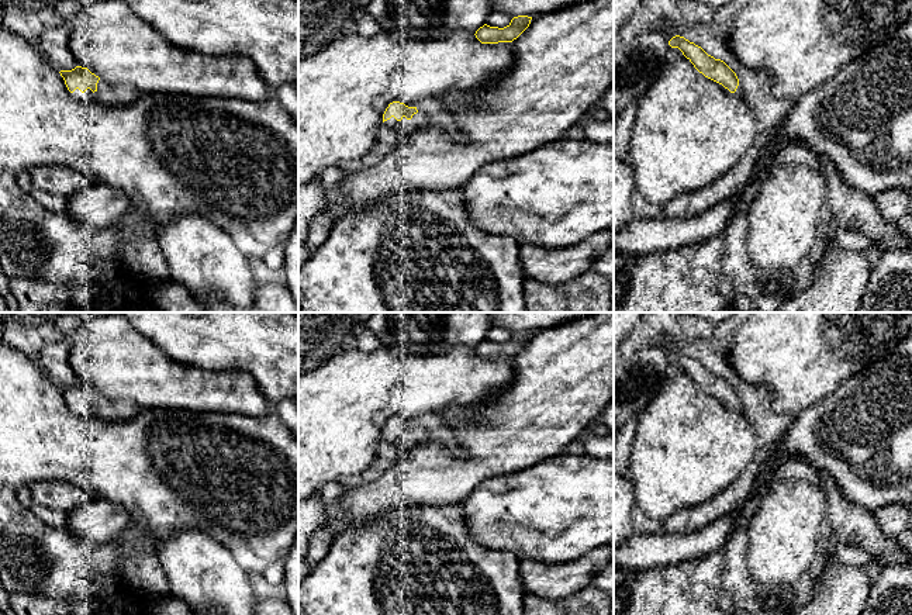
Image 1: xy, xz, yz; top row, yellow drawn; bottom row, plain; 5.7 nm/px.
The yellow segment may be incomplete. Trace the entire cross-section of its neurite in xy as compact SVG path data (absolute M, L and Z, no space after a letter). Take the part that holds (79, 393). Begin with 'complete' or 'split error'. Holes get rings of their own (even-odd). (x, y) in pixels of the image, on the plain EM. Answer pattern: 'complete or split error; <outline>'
split error; M76 381L72 386L61 386L59 388L68 405L80 417L124 421L135 417L141 410L134 401L110 400L87 383Z

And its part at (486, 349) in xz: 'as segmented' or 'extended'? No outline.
as segmented

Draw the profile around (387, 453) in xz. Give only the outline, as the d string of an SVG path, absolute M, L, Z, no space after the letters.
M383 438L379 443L374 462L365 471L356 476L338 477L336 481L341 483L346 491L366 486L384 474L398 460L398 456L398 449Z

